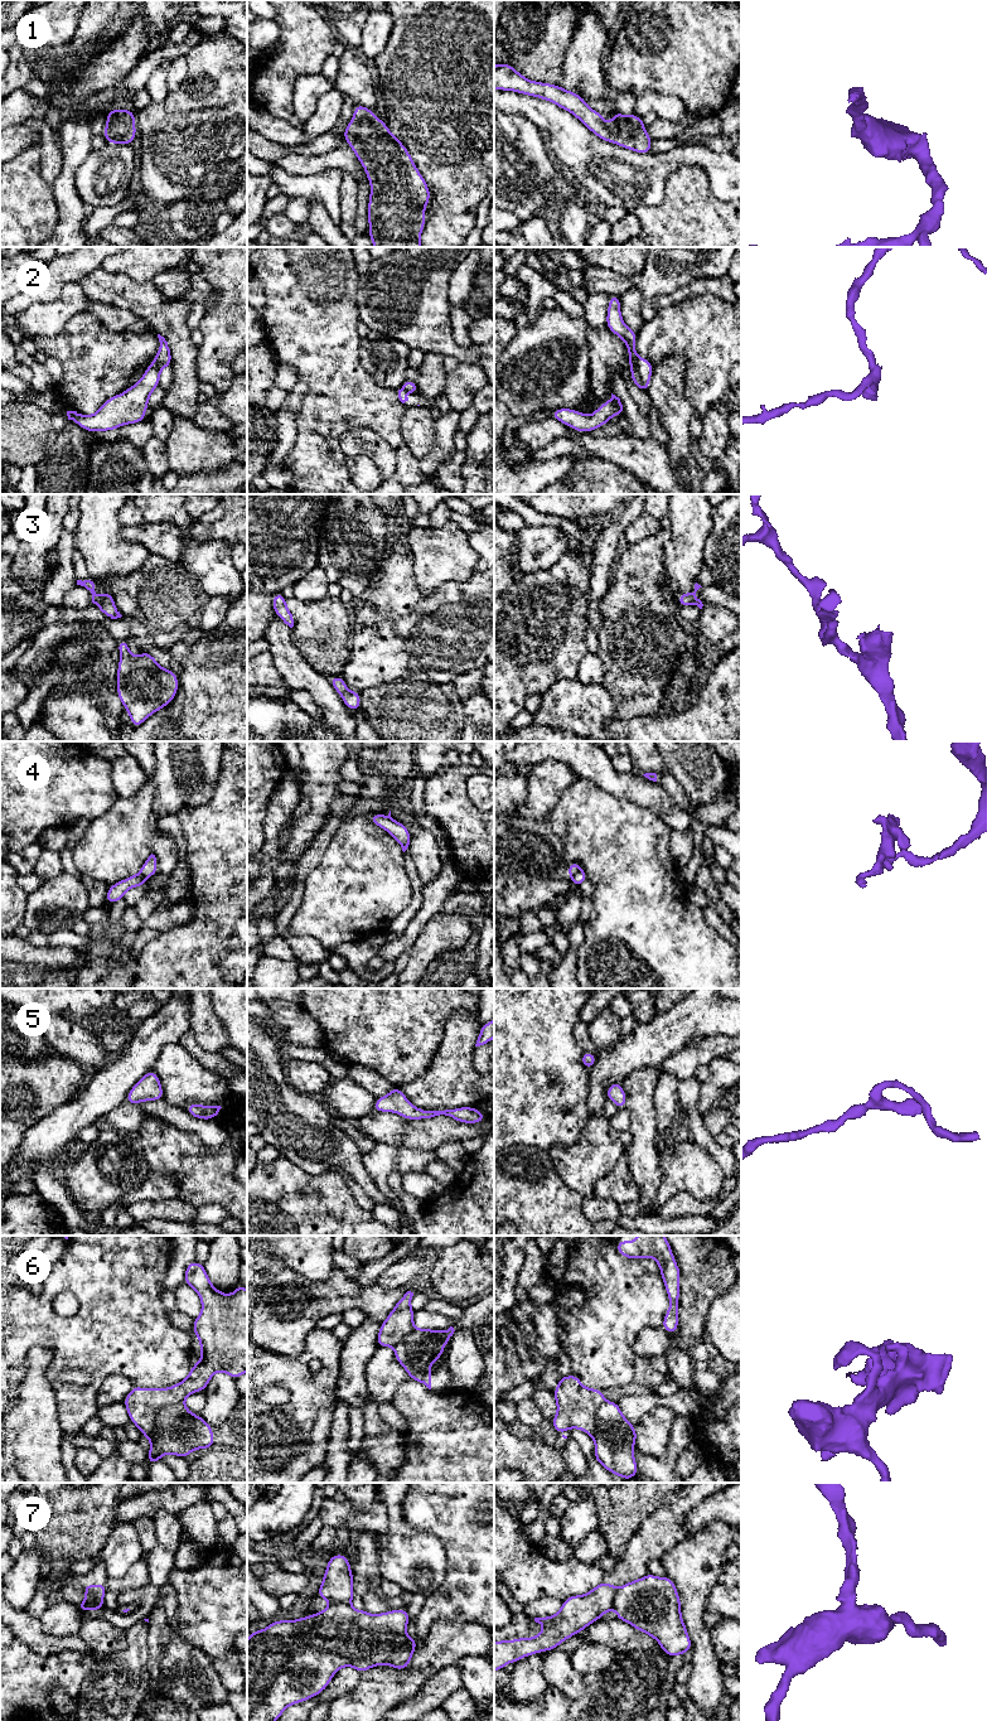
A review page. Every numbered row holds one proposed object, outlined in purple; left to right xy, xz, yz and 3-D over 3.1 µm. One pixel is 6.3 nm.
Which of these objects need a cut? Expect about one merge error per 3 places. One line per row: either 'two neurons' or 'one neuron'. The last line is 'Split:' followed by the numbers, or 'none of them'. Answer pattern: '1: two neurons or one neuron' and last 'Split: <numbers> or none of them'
1: one neuron
2: two neurons
3: one neuron
4: two neurons
5: one neuron
6: two neurons
7: two neurons
Split: 2, 4, 6, 7

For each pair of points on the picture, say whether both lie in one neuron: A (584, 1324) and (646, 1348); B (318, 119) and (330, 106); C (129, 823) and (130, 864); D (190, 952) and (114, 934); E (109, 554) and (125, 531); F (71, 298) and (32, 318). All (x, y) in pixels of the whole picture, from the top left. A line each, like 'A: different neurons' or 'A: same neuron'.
A: different neurons
B: same neuron
C: same neuron
D: different neurons
E: different neurons
F: same neuron

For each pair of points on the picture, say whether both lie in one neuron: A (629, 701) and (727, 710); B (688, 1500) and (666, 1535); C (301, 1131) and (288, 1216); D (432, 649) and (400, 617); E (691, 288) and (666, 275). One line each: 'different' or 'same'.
A: different
B: same
C: different
D: same
E: different

